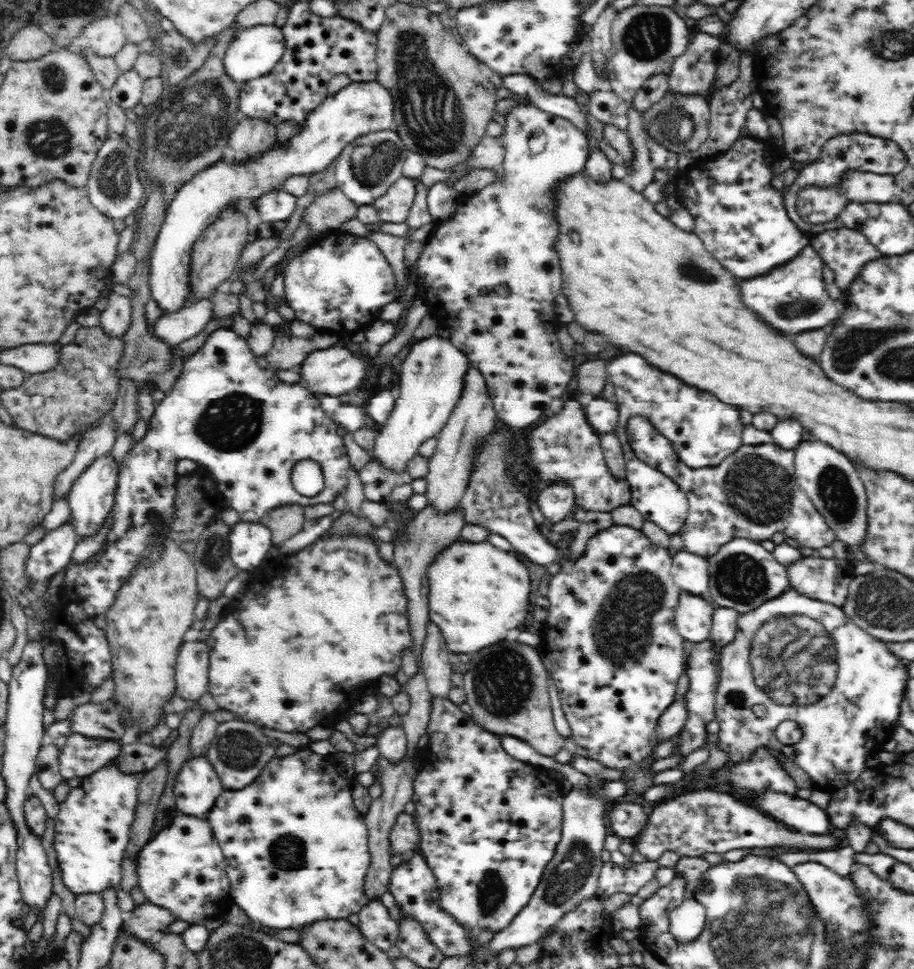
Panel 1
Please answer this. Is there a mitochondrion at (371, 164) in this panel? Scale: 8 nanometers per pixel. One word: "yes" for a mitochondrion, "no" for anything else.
yes

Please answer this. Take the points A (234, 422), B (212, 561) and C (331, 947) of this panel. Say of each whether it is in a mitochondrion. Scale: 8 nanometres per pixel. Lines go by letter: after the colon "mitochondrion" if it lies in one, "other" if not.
A: mitochondrion
B: mitochondrion
C: mitochondrion

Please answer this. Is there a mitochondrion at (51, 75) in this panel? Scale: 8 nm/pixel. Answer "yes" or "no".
yes

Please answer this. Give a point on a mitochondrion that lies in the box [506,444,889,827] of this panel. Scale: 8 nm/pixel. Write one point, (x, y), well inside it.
(768, 654)

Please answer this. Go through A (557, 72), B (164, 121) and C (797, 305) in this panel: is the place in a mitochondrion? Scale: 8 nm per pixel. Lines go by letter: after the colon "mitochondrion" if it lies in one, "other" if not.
A: other
B: mitochondrion
C: mitochondrion

